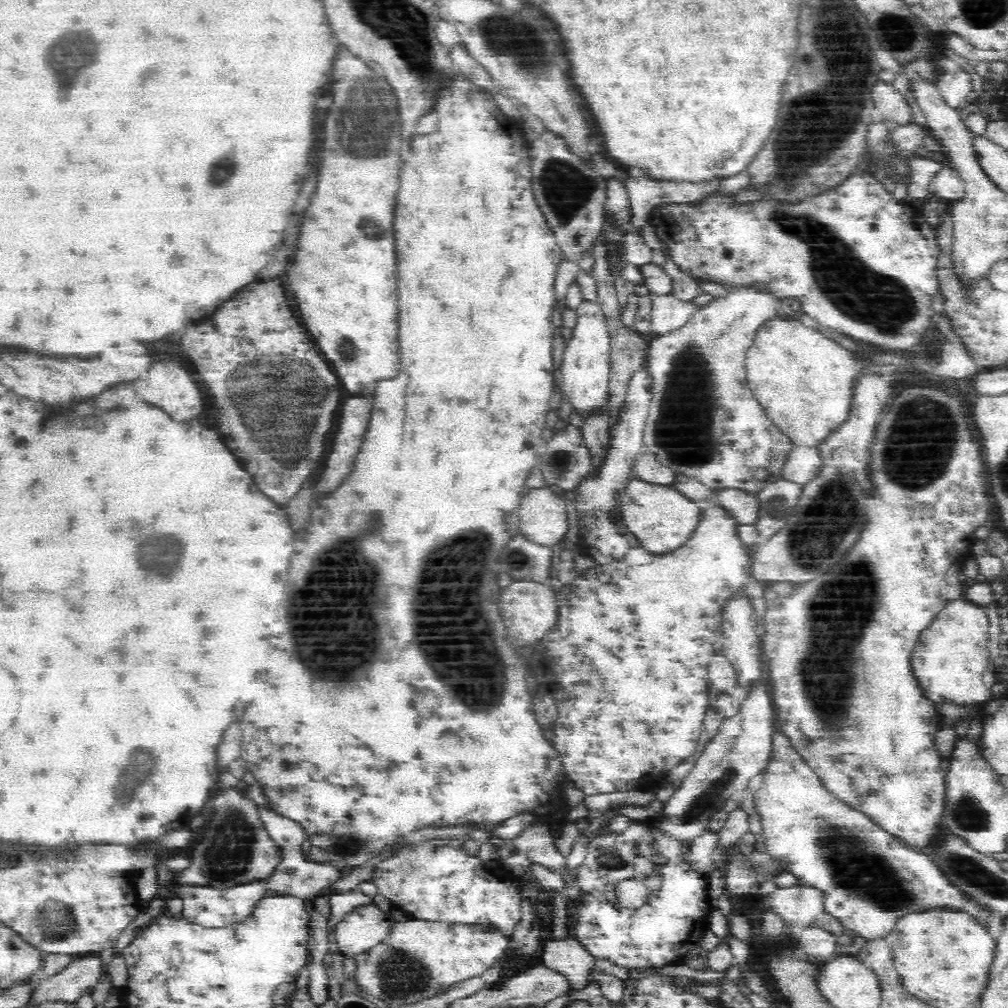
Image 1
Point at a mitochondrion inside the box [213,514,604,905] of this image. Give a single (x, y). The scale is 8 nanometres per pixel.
(463, 659)

